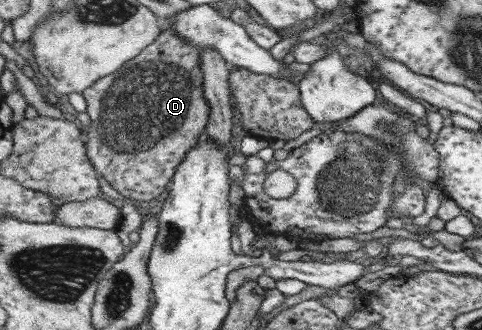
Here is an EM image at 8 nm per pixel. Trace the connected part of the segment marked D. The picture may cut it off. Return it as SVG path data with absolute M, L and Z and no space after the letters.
M165 28L160 37L151 46L148 46L139 57L132 58L117 72L107 75L105 78L98 80L95 85L91 85L91 88L84 90L82 95L87 102L86 113L91 118L88 141L86 142L88 157L96 167L98 174L121 195L135 199L135 201L147 203L151 203L151 200L157 200L175 176L176 168L184 161L187 153L198 145L198 138L205 134L210 117L210 104L204 95L204 70L202 69L200 57L201 50L199 48L183 40L174 30Z

